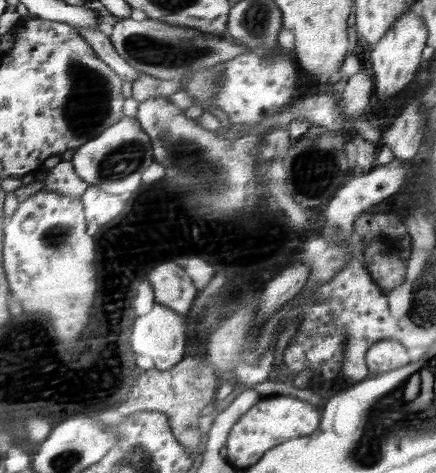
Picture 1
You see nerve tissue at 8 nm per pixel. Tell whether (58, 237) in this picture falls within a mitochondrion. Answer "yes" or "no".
yes

